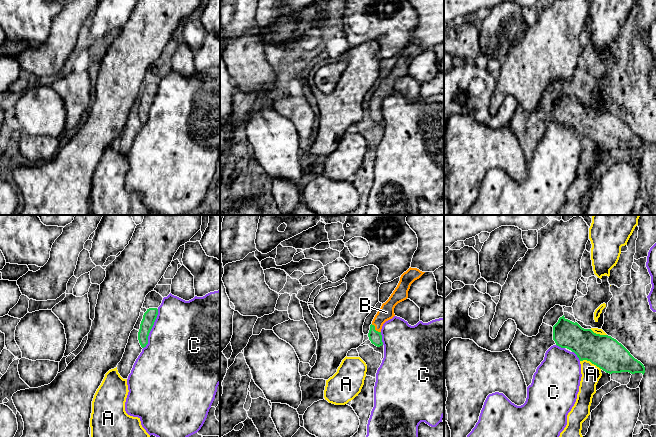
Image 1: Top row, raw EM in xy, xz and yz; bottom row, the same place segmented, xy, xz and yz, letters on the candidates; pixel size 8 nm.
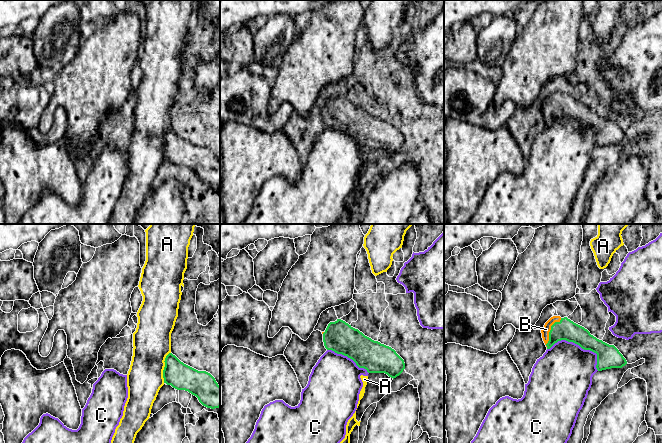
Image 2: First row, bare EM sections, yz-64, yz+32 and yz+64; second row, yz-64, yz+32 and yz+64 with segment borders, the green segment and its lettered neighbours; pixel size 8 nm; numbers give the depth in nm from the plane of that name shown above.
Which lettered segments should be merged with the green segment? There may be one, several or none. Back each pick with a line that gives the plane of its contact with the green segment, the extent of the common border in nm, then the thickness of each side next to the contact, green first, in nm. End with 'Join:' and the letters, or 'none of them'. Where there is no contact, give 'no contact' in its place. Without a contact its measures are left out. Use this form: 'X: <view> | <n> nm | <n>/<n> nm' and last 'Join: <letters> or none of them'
B: xz | 100 nm | 100/120 nm
Join: B

